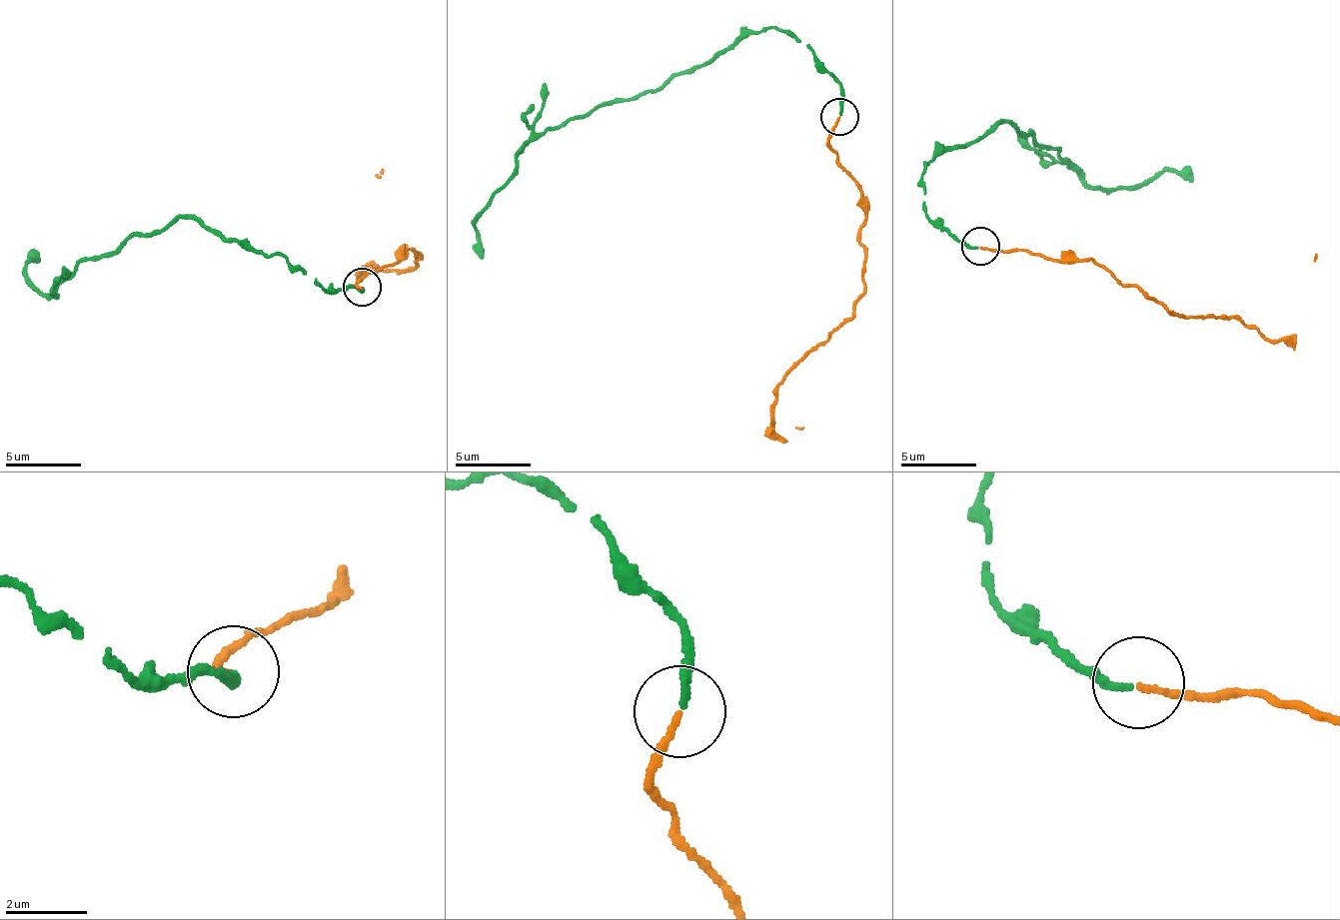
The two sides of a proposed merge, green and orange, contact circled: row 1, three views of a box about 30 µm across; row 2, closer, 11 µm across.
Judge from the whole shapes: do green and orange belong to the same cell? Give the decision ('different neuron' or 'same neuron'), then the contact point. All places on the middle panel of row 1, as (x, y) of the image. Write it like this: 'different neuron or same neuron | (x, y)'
same neuron | (839, 116)

